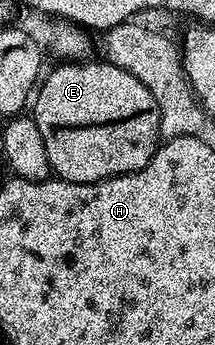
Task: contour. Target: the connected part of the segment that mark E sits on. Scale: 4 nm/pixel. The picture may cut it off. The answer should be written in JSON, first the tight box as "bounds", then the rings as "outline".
{"bounds":[31,60,159,182],"outline":[[[69,60],[57,64],[40,79],[31,102],[31,117],[47,147],[50,171],[62,182],[102,182],[131,172],[139,172],[151,161],[159,145],[159,108],[155,96],[123,68],[104,60]]]}

